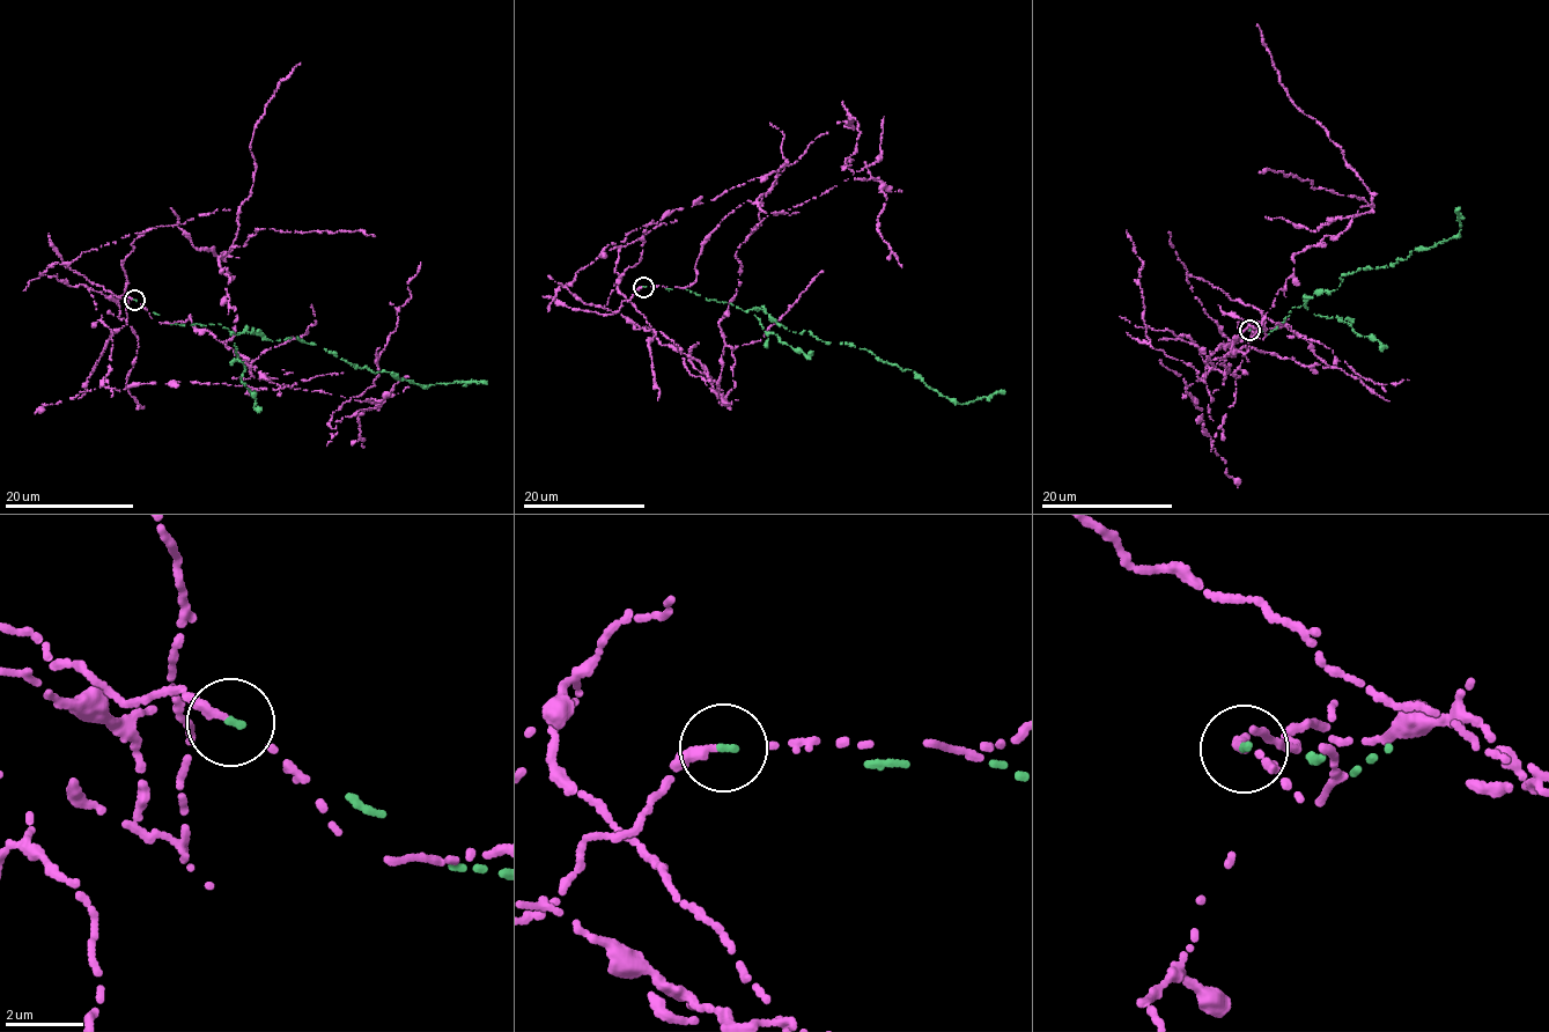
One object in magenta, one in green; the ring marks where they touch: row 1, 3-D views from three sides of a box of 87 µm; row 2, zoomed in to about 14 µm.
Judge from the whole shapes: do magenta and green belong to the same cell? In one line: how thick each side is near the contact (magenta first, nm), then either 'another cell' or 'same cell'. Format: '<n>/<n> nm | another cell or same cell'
190/140 nm | another cell

